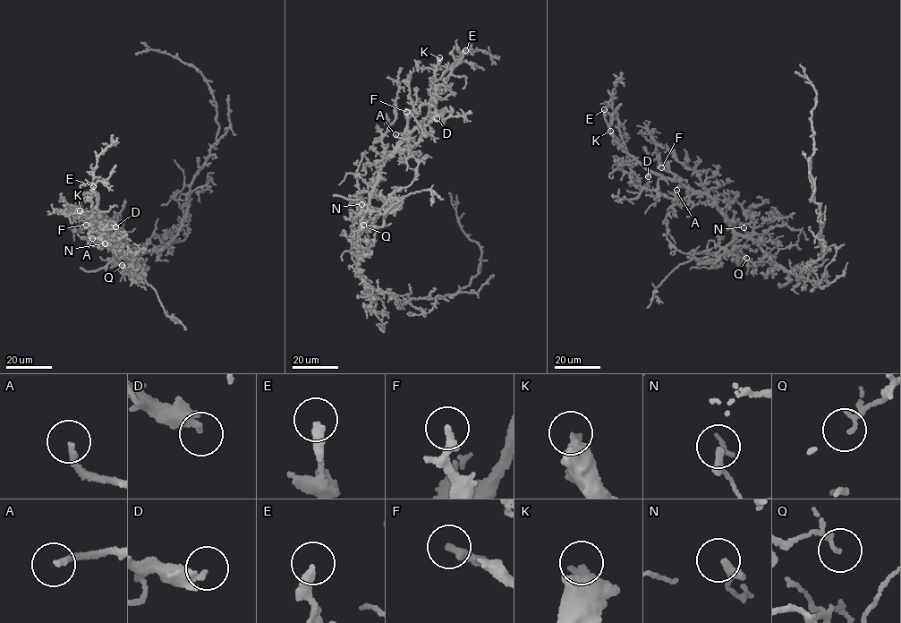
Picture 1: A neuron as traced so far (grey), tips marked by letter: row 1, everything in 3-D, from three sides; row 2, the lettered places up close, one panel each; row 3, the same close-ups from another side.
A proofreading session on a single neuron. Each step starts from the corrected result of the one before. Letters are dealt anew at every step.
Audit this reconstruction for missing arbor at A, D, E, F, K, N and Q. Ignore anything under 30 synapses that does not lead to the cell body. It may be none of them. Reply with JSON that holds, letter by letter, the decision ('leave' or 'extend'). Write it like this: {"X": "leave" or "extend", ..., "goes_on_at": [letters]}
{"A": "extend", "D": "leave", "E": "leave", "F": "extend", "K": "extend", "N": "leave", "Q": "leave", "goes_on_at": ["A", "F", "K"]}

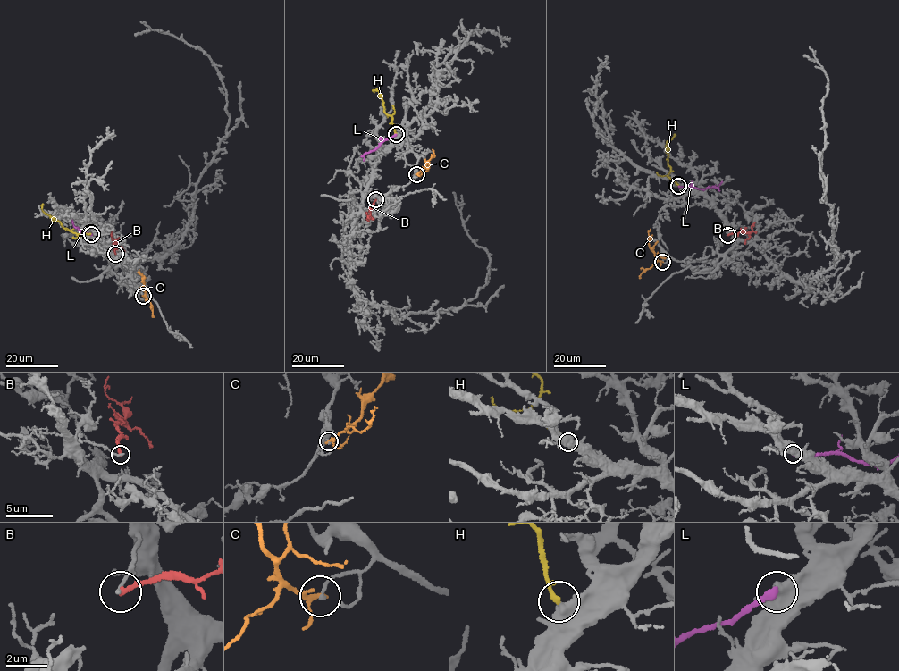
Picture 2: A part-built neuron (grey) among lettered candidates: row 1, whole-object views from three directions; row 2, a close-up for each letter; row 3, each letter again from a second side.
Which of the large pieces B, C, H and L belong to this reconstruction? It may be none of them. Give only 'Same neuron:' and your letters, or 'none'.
Same neuron: H

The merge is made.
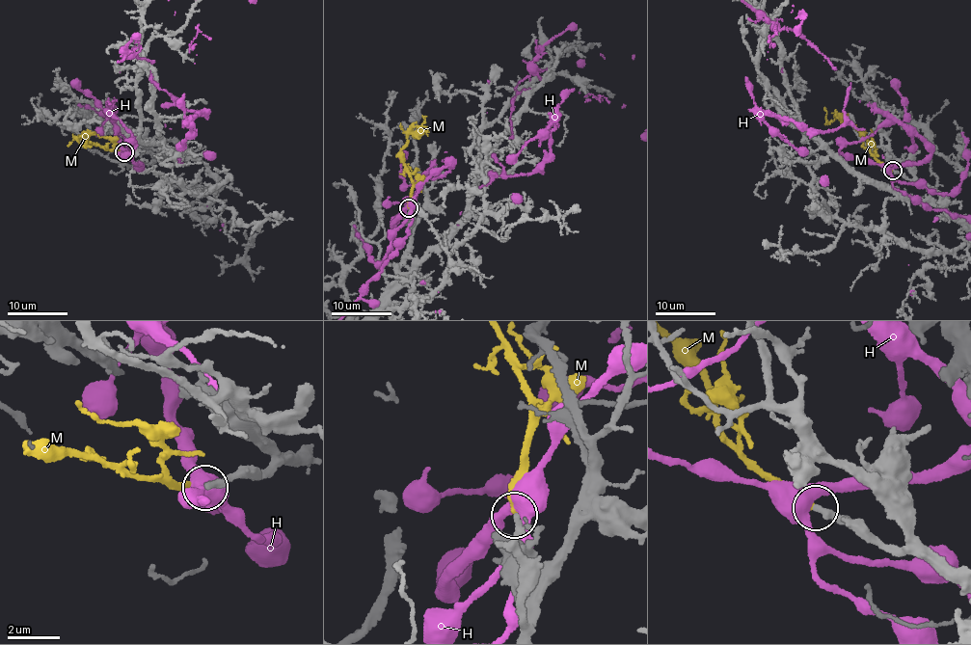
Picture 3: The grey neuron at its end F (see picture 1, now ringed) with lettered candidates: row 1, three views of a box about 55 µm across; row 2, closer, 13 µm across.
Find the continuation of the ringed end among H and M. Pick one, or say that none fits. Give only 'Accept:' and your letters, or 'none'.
Accept: M

